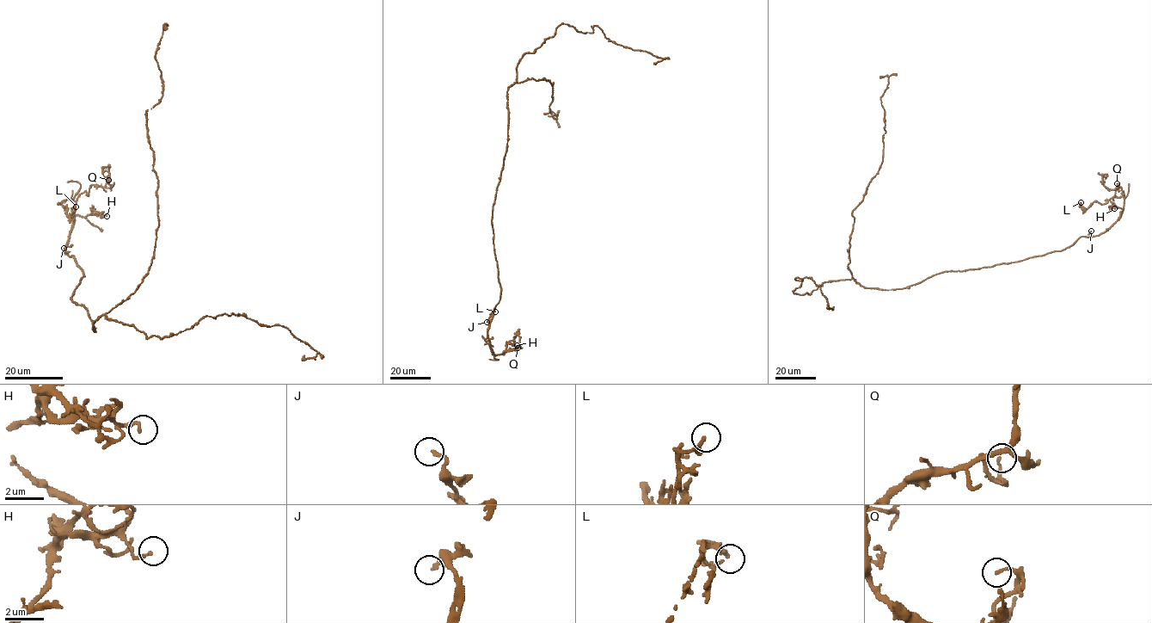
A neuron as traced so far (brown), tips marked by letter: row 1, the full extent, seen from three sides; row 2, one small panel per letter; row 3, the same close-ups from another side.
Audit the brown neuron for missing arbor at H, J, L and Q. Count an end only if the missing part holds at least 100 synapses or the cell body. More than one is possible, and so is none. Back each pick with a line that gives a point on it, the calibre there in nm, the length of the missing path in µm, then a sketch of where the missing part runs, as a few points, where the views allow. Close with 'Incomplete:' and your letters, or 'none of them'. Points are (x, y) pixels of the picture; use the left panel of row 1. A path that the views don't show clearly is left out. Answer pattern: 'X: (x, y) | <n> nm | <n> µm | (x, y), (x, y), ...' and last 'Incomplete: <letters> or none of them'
Incomplete: none of them

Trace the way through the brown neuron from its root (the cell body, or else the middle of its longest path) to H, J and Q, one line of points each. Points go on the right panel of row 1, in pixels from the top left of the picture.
H: (912, 285), (945, 271), (993, 267), (1062, 250), (1081, 237), (1105, 232), (1124, 209), (1114, 206), (1114, 208)
J: (912, 285), (945, 271), (993, 267), (1060, 251), (1081, 237), (1091, 237), (1091, 231)
Q: (912, 285), (945, 271), (993, 267), (1060, 251), (1081, 237), (1099, 235), (1121, 215), (1124, 194), (1117, 183)

